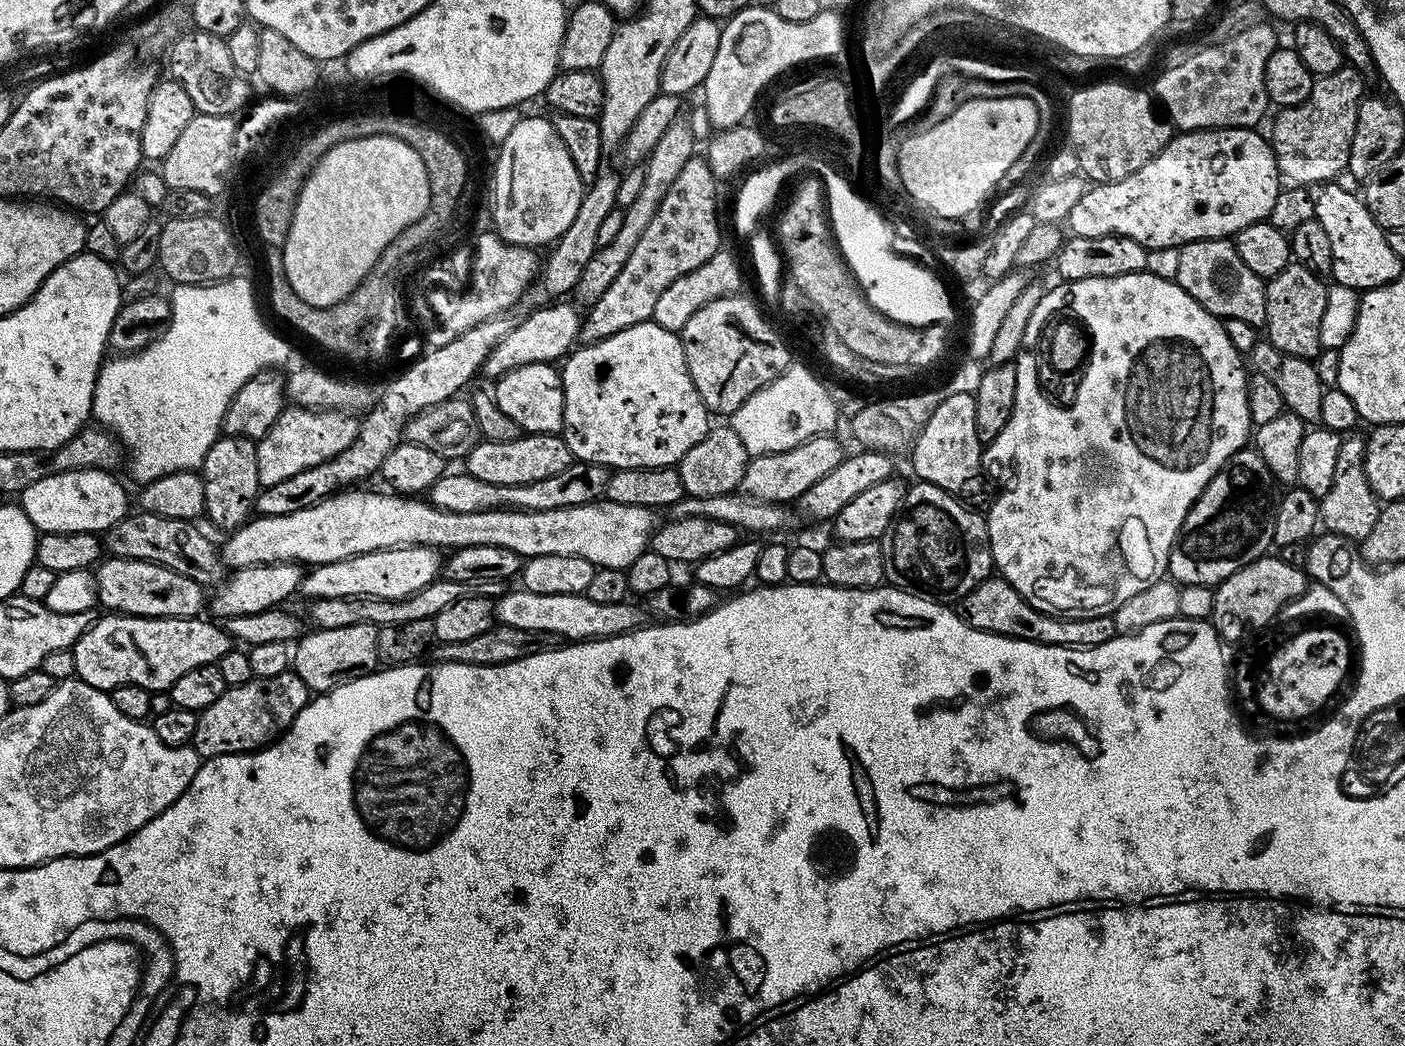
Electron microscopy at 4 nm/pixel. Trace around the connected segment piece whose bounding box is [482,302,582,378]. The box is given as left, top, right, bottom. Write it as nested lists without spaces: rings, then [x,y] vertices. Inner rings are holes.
[[[552,302],[547,306],[541,306],[535,310],[529,311],[528,317],[517,319],[514,330],[490,350],[486,358],[482,372],[486,377],[499,378],[505,376],[510,370],[521,368],[527,364],[547,364],[549,362],[560,362],[573,351],[580,335],[581,313],[578,311],[575,303]]]

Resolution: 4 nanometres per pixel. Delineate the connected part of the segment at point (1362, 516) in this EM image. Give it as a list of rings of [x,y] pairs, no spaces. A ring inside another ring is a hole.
[[[1356,434],[1341,439],[1338,463],[1334,469],[1334,483],[1324,496],[1319,497],[1319,502],[1320,523],[1325,533],[1359,542],[1366,538],[1366,534],[1370,534],[1370,530],[1374,530],[1374,522],[1378,522],[1382,504],[1370,490],[1370,482],[1366,482],[1364,440],[1356,437]]]

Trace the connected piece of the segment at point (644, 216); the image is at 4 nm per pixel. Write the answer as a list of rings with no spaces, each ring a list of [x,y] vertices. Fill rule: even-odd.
[[[684,123],[671,124],[666,134],[662,134],[658,146],[654,146],[654,150],[647,157],[644,164],[646,182],[642,182],[642,190],[638,193],[634,206],[623,209],[624,217],[622,227],[618,230],[618,238],[597,248],[594,258],[586,262],[586,270],[582,270],[582,278],[578,278],[574,289],[574,300],[577,305],[591,306],[594,302],[598,302],[598,298],[602,298],[602,294],[606,294],[606,289],[614,283],[614,278],[618,278],[622,266],[626,266],[626,261],[630,259],[630,253],[634,251],[638,238],[642,238],[646,226],[650,226],[650,218],[654,218],[654,210],[658,210],[666,190],[670,190],[674,178],[682,174],[682,166],[693,160],[695,152],[692,151],[696,148],[696,136],[692,133],[691,126]]]

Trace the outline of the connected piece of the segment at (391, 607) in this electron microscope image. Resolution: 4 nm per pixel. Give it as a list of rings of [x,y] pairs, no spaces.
[[[437,578],[431,580],[426,586],[422,586],[422,590],[418,590],[401,600],[374,598],[373,596],[308,600],[306,620],[315,629],[338,630],[338,626],[358,626],[359,624],[375,624],[379,629],[382,626],[394,626],[402,622],[418,622],[418,618],[433,620],[438,614],[442,614],[442,610],[446,610],[446,606],[450,606],[450,602],[458,602],[458,598],[466,598],[467,596],[499,598],[504,595],[505,591],[504,584],[495,584],[494,582],[463,584],[462,582]]]

